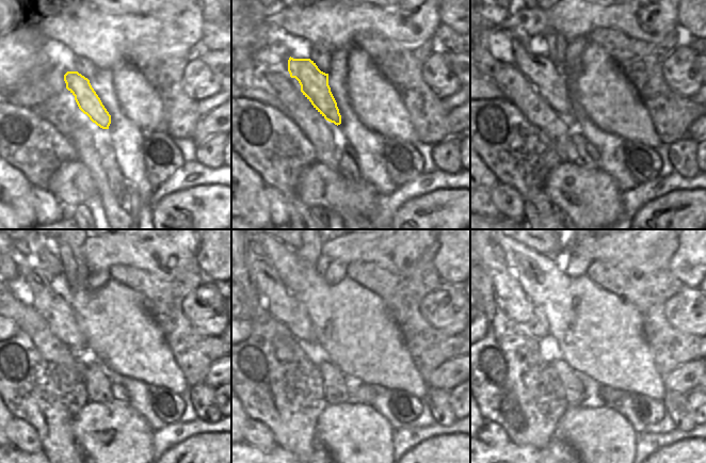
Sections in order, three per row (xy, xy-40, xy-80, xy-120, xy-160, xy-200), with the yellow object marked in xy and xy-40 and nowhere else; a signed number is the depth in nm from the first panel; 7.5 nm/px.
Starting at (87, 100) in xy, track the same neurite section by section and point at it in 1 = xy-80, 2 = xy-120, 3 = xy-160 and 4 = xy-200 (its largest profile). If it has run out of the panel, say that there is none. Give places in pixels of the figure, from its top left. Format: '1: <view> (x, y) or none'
1: xy-80 (550, 81)
2: xy-120 (53, 308)
3: xy-160 (284, 307)
4: xy-200 (511, 299)

